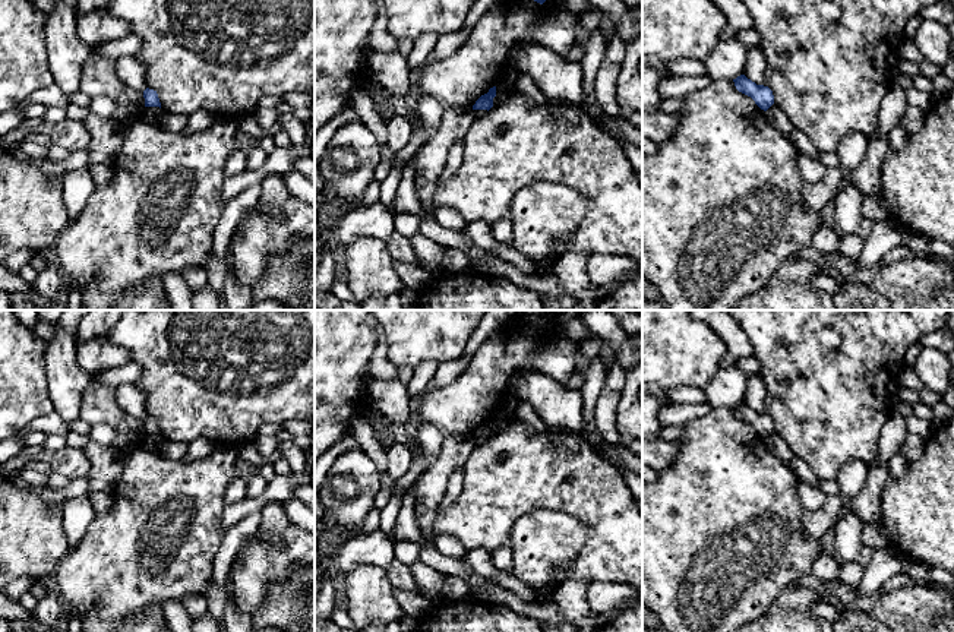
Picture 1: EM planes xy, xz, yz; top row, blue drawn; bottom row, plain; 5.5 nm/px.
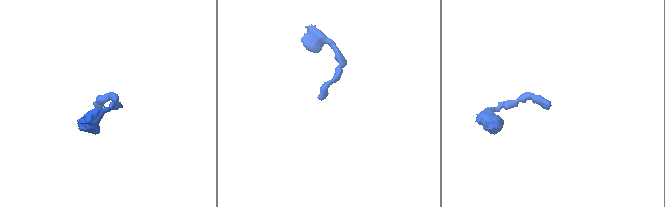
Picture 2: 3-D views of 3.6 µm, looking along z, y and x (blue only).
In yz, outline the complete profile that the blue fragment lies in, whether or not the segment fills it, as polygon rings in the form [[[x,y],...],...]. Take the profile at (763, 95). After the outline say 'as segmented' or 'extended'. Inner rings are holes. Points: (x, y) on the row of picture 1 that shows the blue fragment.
[[[745,75],[737,76],[733,82],[736,89],[751,97],[761,110],[767,111],[774,104],[774,95],[768,86],[756,85]]]; as segmented

